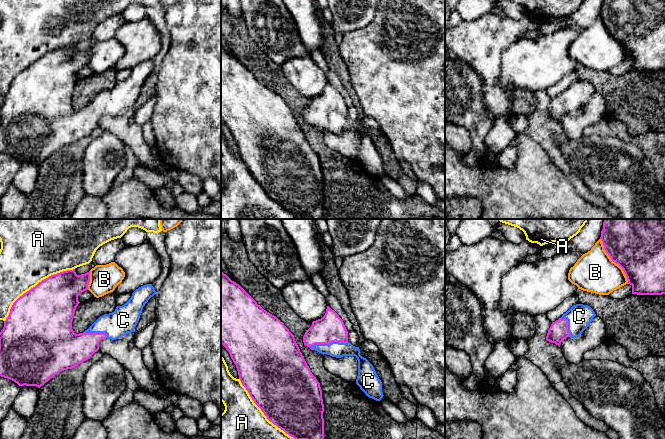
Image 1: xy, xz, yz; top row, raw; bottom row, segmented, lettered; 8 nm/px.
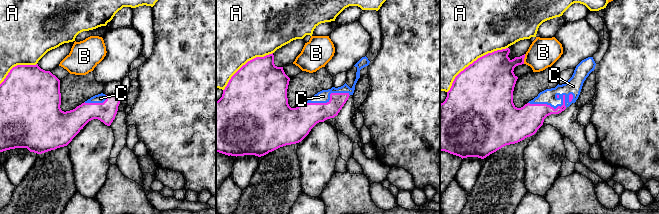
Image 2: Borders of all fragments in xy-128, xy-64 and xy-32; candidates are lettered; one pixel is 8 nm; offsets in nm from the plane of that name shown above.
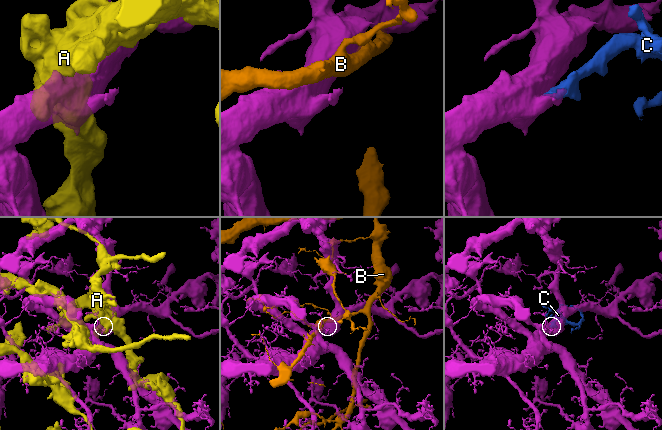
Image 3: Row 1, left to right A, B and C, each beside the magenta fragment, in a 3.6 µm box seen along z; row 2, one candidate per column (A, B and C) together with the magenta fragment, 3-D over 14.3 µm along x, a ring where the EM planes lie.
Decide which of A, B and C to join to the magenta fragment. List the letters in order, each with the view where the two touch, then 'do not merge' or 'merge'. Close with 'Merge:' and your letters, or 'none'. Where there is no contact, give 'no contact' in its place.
A: contact in xy; do not merge
B: contact in yz; do not merge
C: contact in xz; merge
Merge: C

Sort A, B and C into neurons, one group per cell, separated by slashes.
A / B / C

